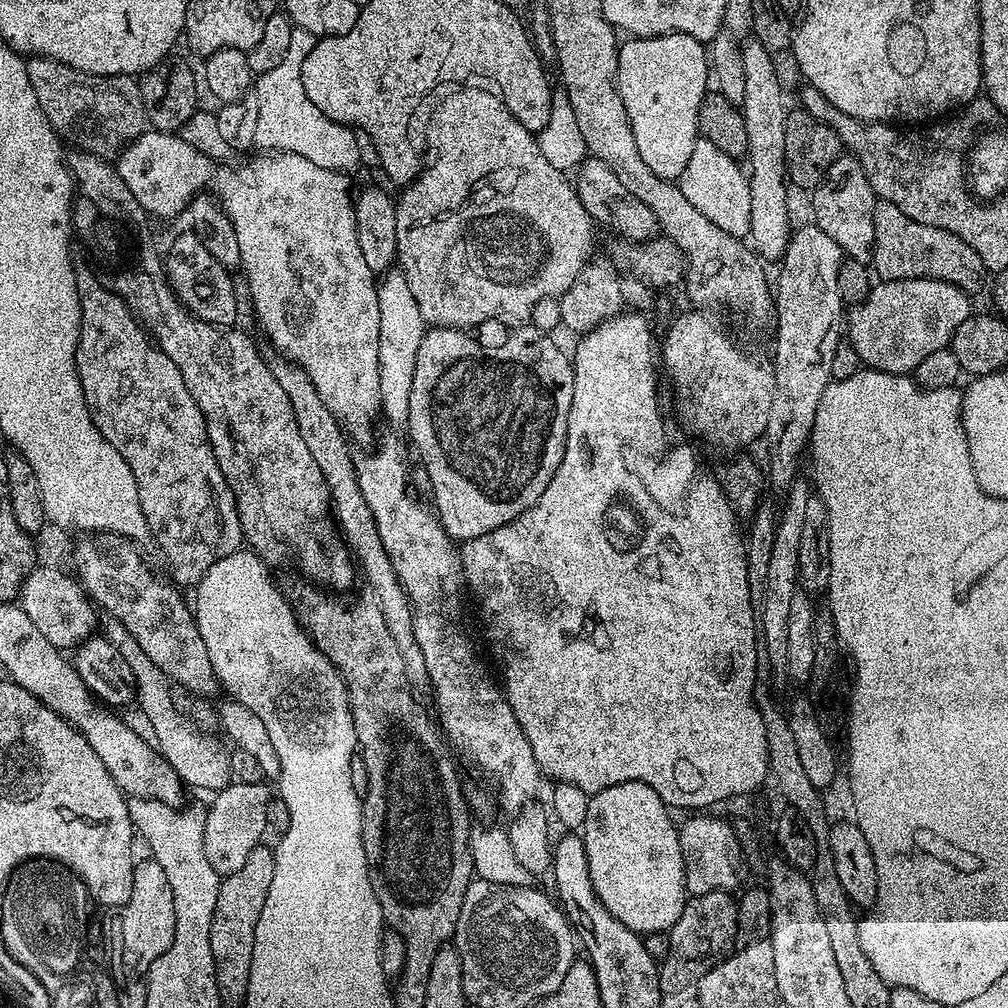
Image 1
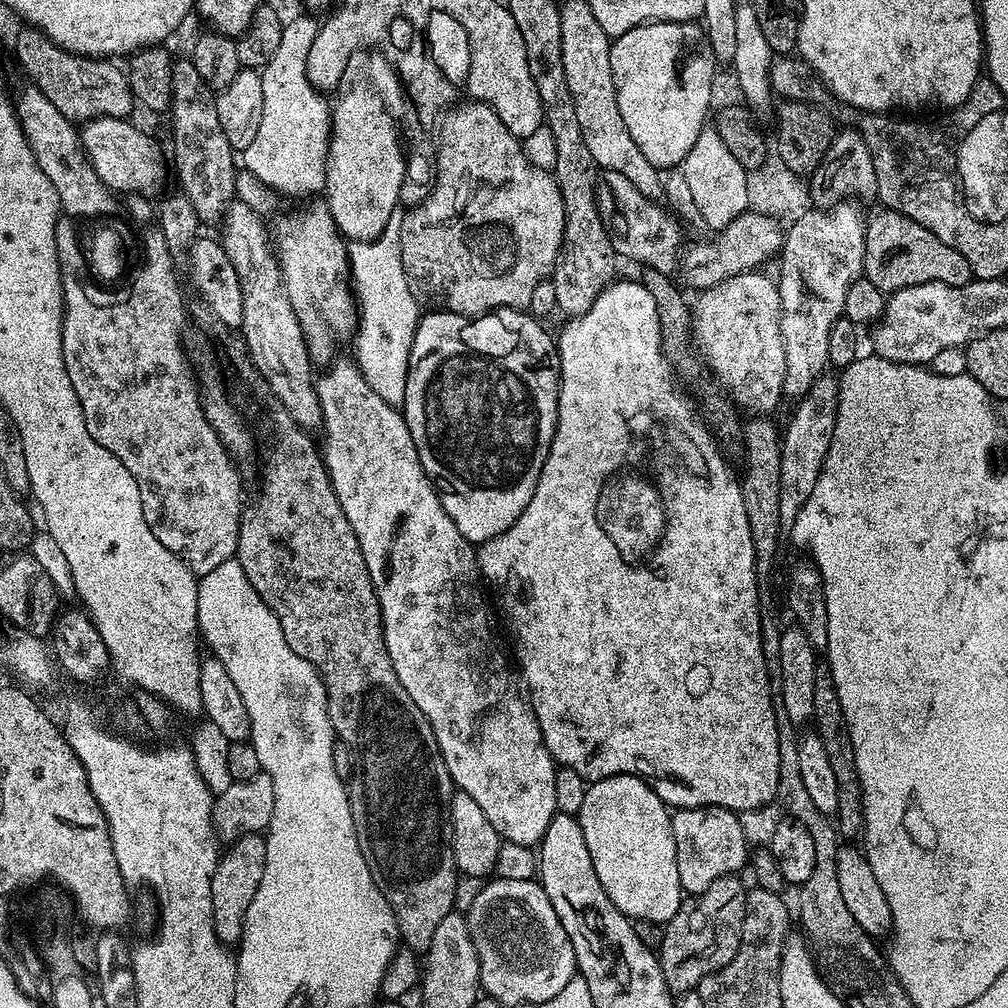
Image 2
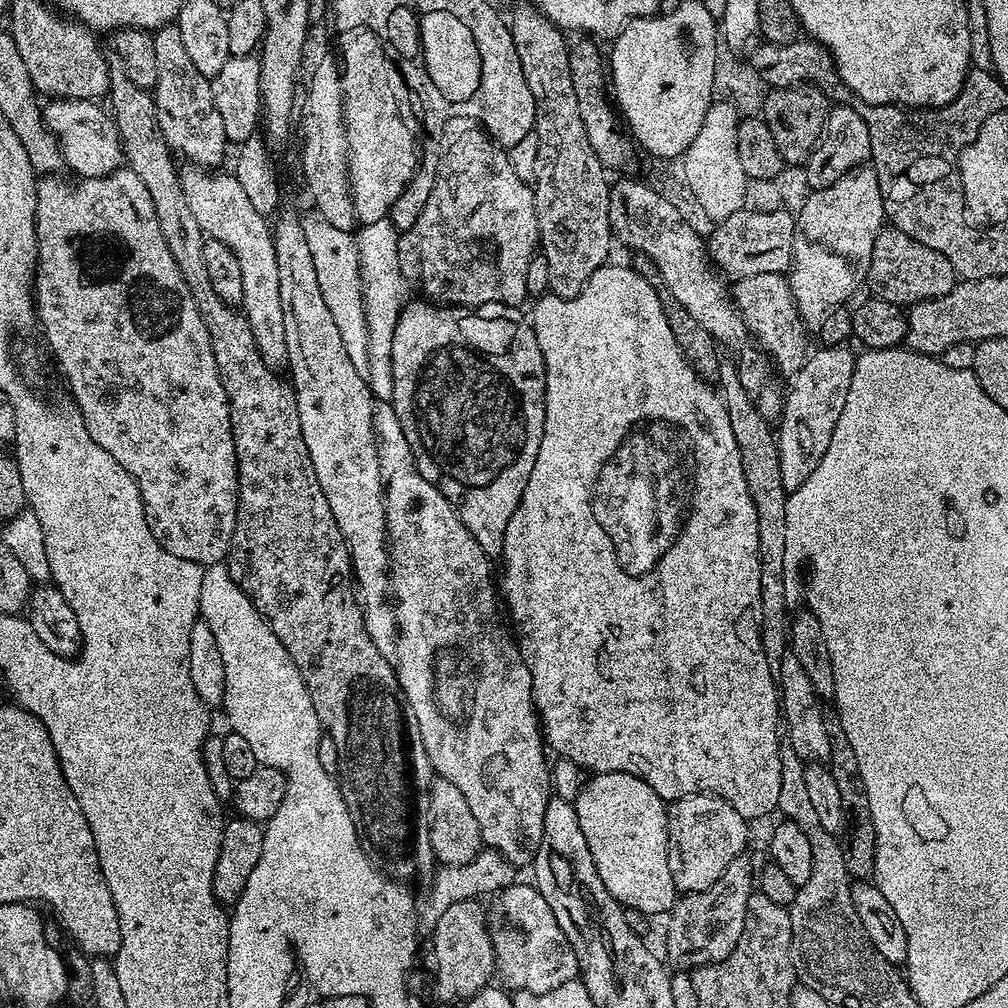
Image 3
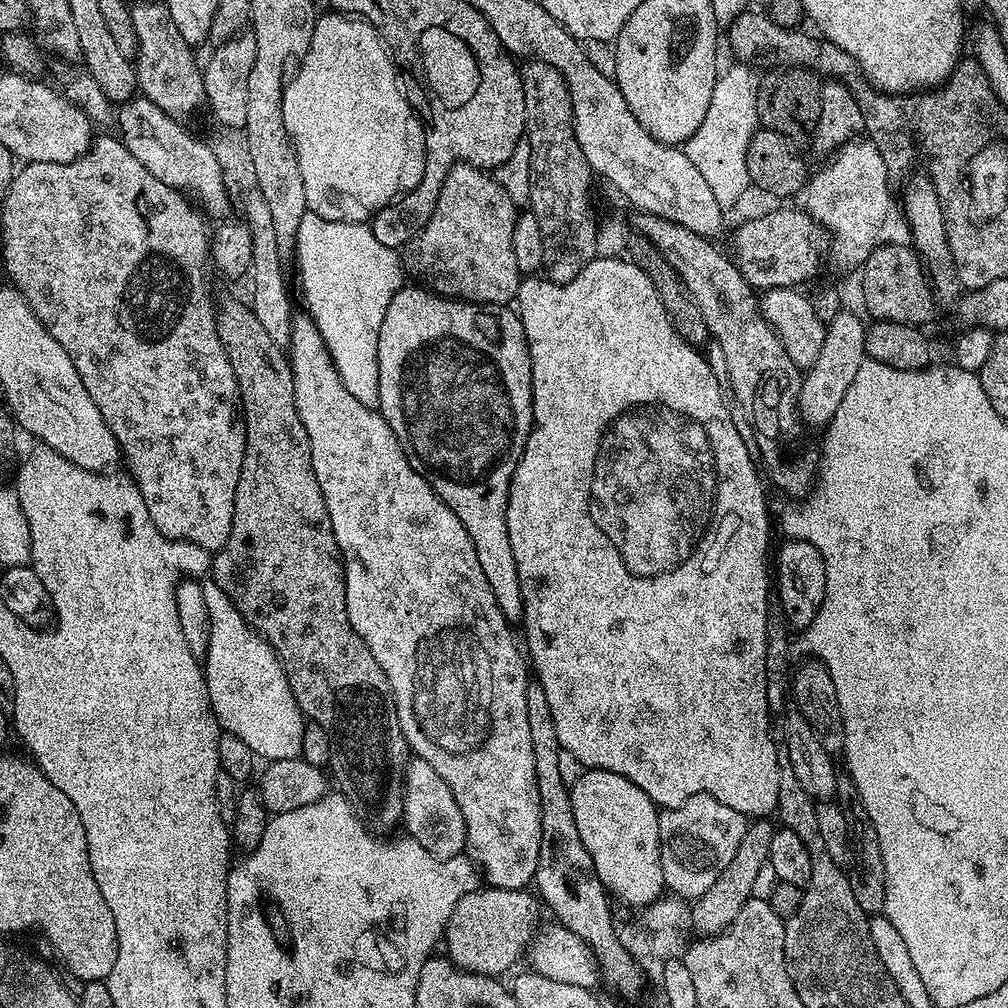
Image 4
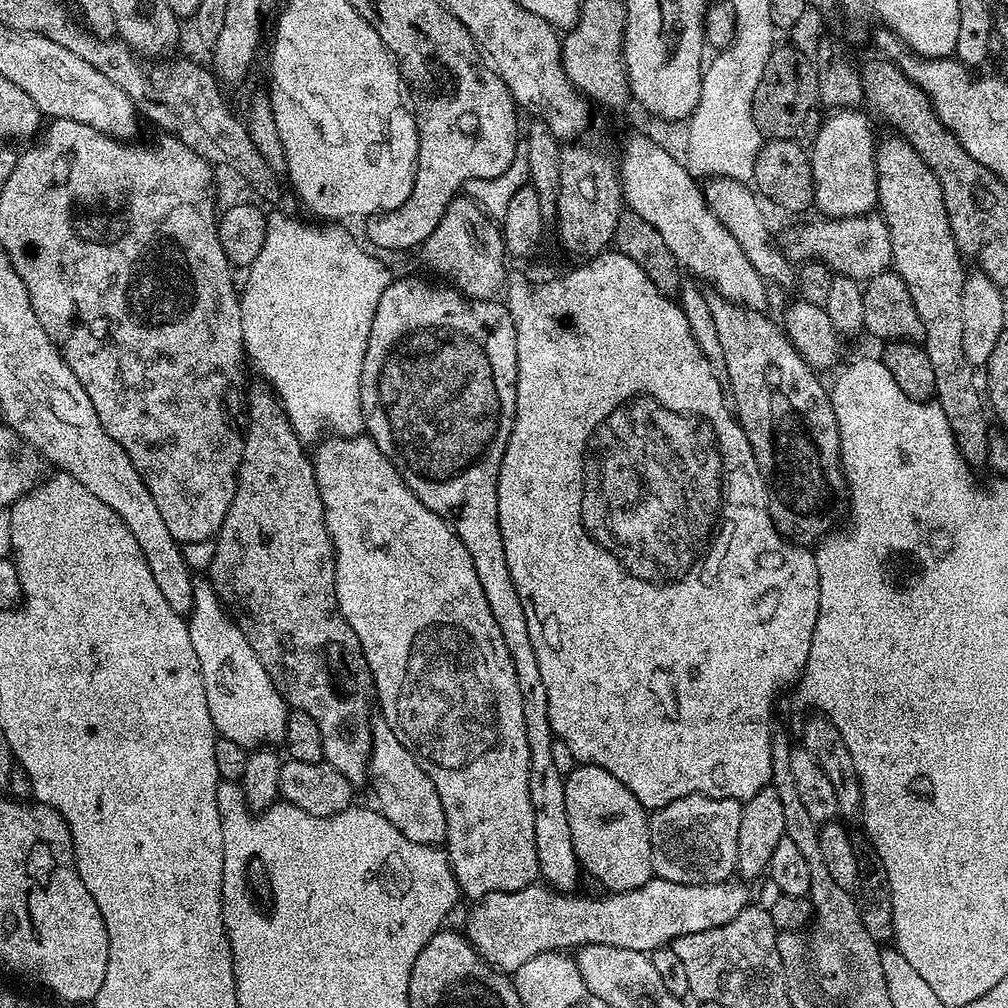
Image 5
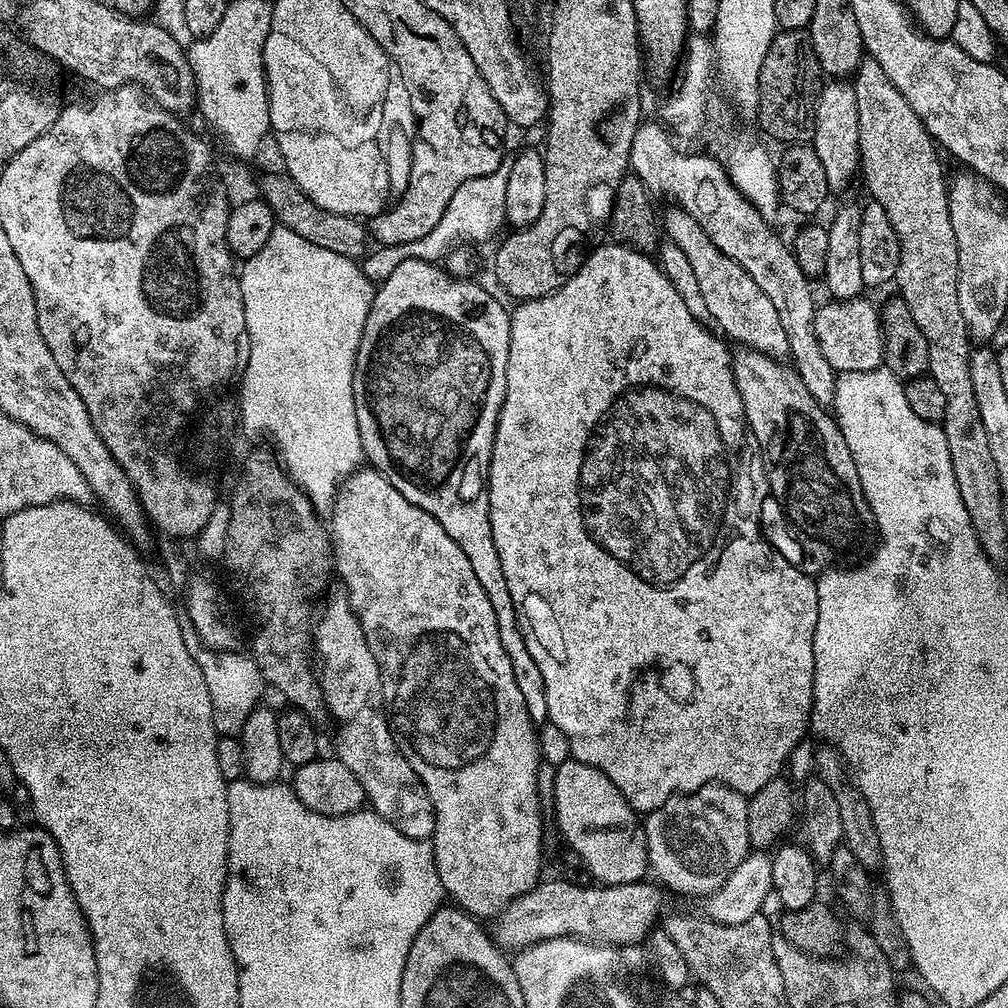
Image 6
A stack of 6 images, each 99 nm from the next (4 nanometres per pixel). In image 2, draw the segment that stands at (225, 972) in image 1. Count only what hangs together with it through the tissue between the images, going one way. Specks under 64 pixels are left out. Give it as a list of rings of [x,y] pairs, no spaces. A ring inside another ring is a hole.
[[[260,834],[240,836],[231,841],[223,849],[222,855],[217,859],[214,878],[210,882],[210,894],[212,895],[212,921],[216,937],[225,946],[236,946],[240,943],[242,926],[246,916],[246,906],[250,904],[250,898],[254,896],[254,890],[258,888],[258,882],[263,878],[262,866],[266,862],[266,842]]]

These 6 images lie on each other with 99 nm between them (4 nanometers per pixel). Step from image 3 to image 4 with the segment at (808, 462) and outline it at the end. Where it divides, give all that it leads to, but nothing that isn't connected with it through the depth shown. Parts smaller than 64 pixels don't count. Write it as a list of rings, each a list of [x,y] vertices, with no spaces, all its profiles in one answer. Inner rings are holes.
[[[848,310],[840,311],[826,325],[822,351],[819,352],[818,359],[814,363],[807,365],[800,381],[800,396],[796,400],[801,421],[809,429],[823,429],[830,423],[834,418],[834,410],[838,410],[842,398],[846,396],[846,390],[850,388],[850,382],[854,382],[854,374],[858,374],[858,366],[862,366],[866,358],[864,355],[865,327],[865,321],[860,321]]]

